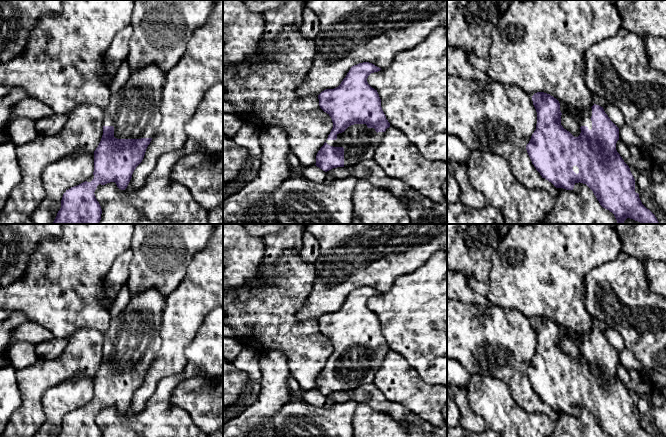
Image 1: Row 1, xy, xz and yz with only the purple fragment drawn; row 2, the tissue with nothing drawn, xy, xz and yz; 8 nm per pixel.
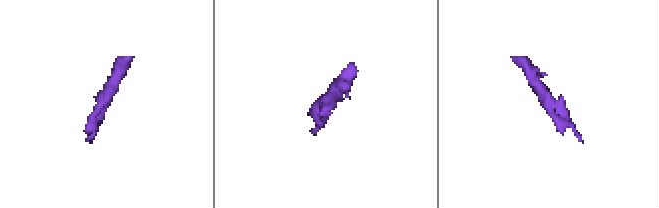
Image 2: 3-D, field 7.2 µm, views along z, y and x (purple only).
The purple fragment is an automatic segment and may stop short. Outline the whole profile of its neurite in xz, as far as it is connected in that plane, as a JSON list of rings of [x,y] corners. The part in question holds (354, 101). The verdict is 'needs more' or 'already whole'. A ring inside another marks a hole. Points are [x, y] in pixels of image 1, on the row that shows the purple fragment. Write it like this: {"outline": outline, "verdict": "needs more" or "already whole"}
{"outline": [[[369,62],[354,65],[338,87],[326,89],[318,95],[320,108],[331,117],[333,122],[333,128],[326,142],[316,155],[315,165],[323,171],[354,166],[366,159],[373,159],[386,129],[390,127],[377,90],[367,82],[371,73],[380,70],[381,68]]], "verdict": "needs more"}

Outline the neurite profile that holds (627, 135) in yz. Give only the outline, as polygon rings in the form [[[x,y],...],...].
[[[624,126],[619,129],[619,140],[624,142],[627,146],[636,147],[642,152],[647,153],[648,148],[631,127]]]

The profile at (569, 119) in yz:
[[[563,102],[560,103],[561,125],[569,131],[574,137],[578,137],[581,133],[579,116],[576,109],[571,109],[570,106]]]

